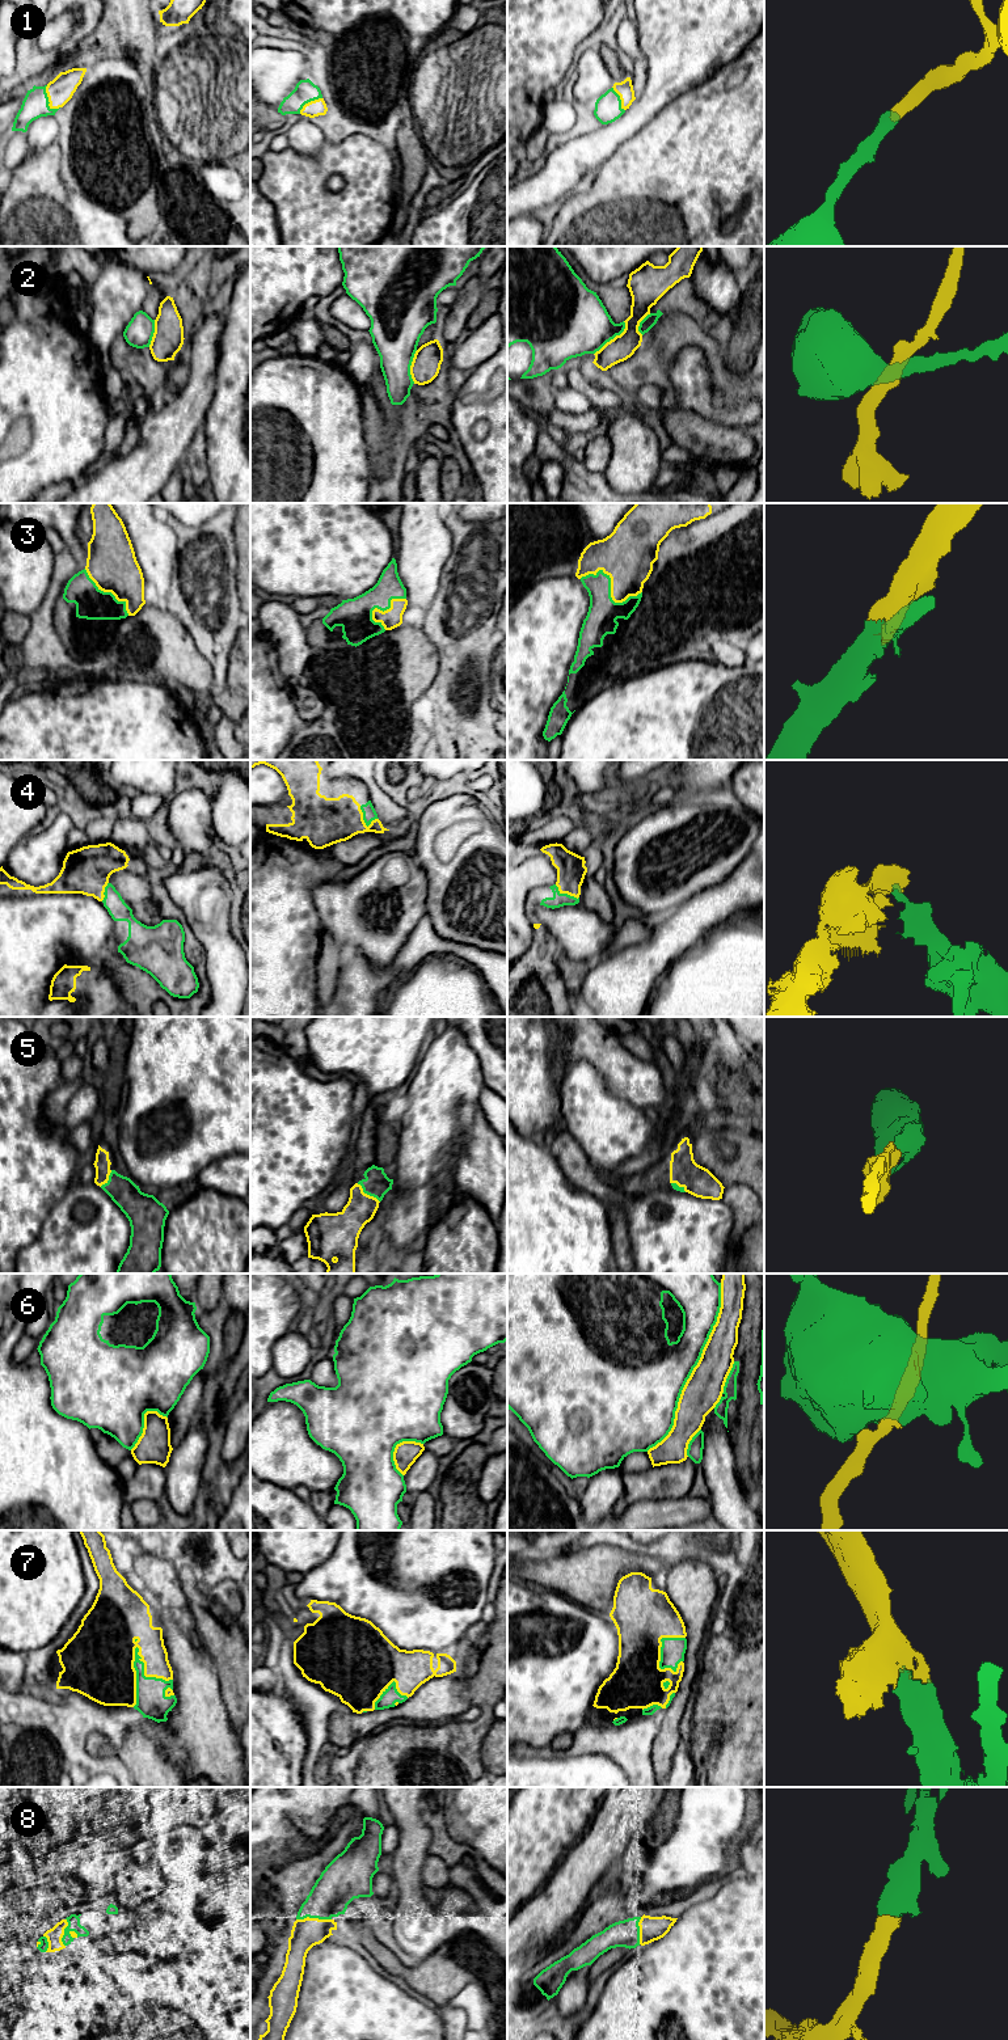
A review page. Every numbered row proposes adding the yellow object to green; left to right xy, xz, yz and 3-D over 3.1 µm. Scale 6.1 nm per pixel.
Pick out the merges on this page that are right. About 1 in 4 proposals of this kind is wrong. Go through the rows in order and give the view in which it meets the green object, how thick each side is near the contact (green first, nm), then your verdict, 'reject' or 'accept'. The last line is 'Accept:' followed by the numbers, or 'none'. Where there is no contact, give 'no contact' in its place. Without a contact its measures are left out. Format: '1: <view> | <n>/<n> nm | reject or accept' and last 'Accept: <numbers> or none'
1: xy | 160/160 nm | accept
2: yz | 400/150 nm | reject
3: yz | 190/320 nm | accept
4: xz | 80/300 nm | accept
5: xz | 160/200 nm | accept
6: yz | 420/240 nm | reject
7: xy | 190/440 nm | accept
8: xz | 260/180 nm | accept
Accept: 1, 3, 4, 5, 7, 8

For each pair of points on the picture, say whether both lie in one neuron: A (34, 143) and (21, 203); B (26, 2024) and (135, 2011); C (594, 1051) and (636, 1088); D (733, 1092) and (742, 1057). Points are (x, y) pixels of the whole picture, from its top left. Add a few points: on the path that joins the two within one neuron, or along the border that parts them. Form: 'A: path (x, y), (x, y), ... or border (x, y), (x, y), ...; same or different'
A: border (57, 140), (42, 150), (28, 153); different
B: path (54, 2021), (58, 2017), (104, 2017), (108, 2013); same
C: path (604, 1056), (625, 1077); same
D: border (716, 1061), (733, 1068), (737, 1077), (750, 1085); different

